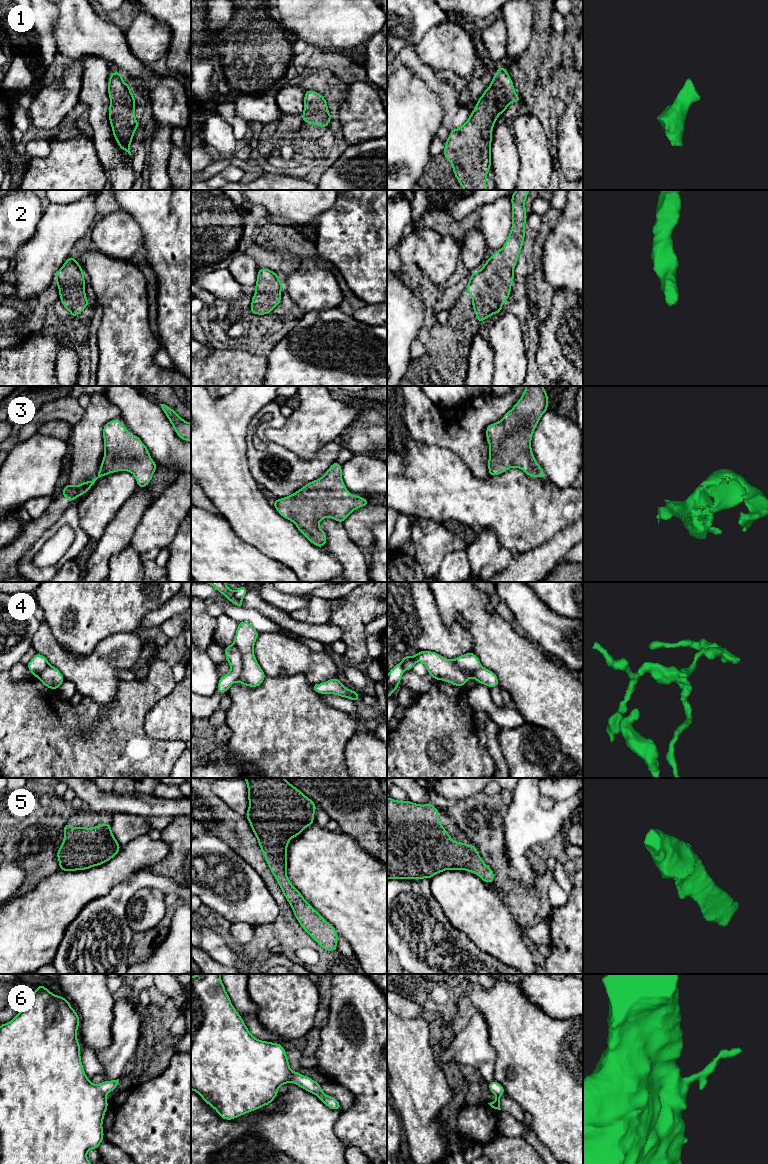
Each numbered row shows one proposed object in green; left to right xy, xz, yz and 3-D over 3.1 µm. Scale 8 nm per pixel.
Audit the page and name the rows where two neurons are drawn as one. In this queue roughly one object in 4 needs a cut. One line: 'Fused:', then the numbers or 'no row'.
Fused: 4

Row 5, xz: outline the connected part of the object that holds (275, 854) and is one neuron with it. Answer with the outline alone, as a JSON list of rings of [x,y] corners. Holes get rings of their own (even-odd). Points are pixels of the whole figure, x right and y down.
[[[245,778],[249,807],[245,814],[264,858],[293,913],[304,929],[326,951],[337,950],[338,932],[292,885],[287,876],[287,846],[304,829],[314,824],[316,804],[285,778]]]

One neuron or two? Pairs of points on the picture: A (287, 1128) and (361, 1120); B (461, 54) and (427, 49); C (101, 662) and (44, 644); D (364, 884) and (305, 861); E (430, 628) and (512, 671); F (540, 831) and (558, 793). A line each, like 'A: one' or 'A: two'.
A: two
B: one
C: one
D: one
E: two
F: two

